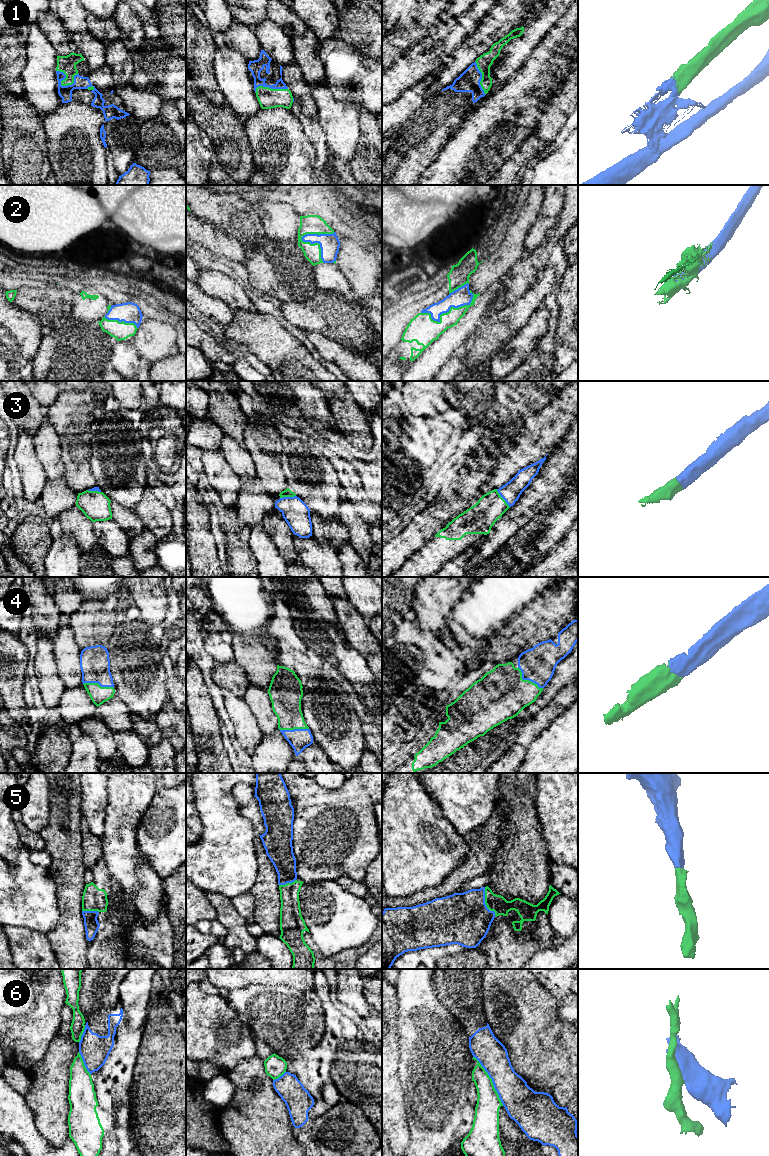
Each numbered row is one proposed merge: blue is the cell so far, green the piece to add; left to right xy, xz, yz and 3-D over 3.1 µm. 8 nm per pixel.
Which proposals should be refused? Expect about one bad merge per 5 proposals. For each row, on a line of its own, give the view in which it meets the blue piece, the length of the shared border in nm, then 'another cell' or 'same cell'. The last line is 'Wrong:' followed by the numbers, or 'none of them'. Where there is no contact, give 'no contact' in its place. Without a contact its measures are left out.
1: xy | 180 nm | another cell
2: yz | 460 nm | same cell
3: yz | 190 nm | same cell
4: yz | 260 nm | same cell
5: yz | 240 nm | same cell
6: yz | 460 nm | another cell
Wrong: 1, 6

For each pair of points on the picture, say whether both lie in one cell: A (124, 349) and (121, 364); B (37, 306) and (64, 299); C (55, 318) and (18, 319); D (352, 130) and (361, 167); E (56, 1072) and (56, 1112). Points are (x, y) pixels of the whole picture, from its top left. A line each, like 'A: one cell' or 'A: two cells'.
A: one cell
B: one cell
C: two cells
D: two cells
E: one cell

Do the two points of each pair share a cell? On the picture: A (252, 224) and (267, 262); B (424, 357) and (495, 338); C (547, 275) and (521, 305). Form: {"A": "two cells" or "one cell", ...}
{"A": "two cells", "B": "two cells", "C": "one cell"}

